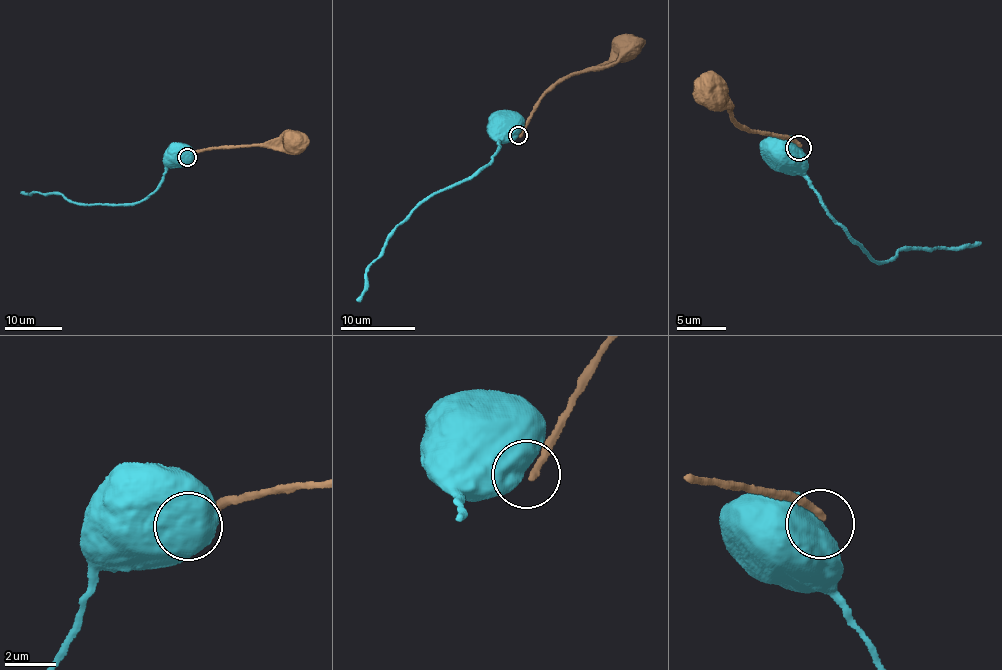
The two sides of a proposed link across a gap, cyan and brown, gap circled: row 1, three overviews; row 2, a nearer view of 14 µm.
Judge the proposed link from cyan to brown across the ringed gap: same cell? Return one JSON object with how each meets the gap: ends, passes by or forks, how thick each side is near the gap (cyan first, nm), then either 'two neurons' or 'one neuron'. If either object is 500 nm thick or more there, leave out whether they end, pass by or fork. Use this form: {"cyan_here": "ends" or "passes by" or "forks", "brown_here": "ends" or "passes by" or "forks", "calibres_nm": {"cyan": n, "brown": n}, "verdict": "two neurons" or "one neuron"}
{"calibres_nm": {"cyan": 900, "brown": 240}, "verdict": "two neurons"}

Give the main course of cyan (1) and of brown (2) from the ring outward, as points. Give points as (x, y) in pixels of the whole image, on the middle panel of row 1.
1: (517, 134), (511, 136), (505, 128)
2: (518, 137), (537, 100), (567, 77), (599, 70), (614, 51), (627, 43)

